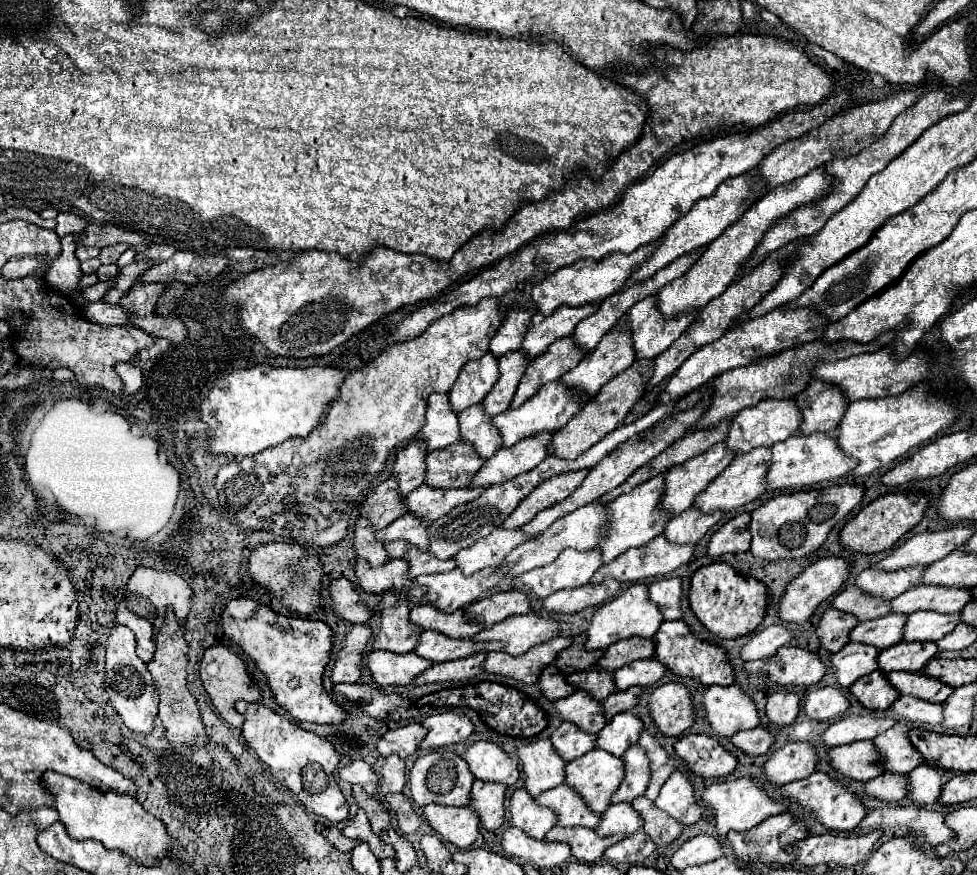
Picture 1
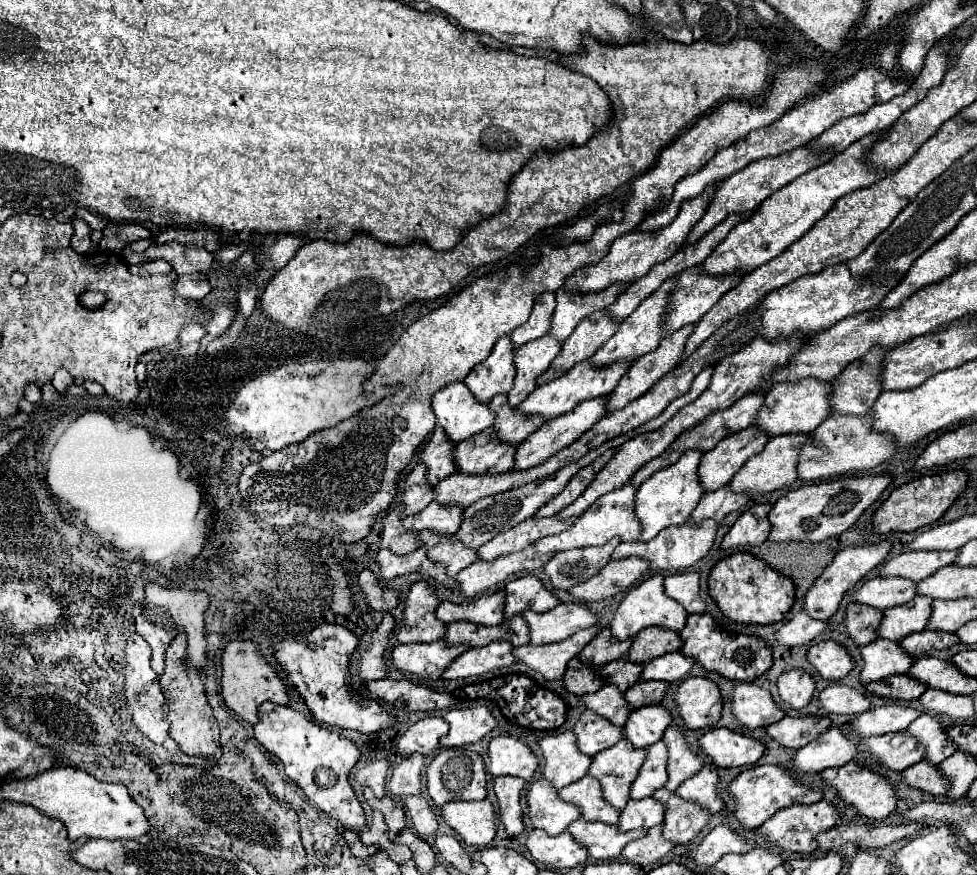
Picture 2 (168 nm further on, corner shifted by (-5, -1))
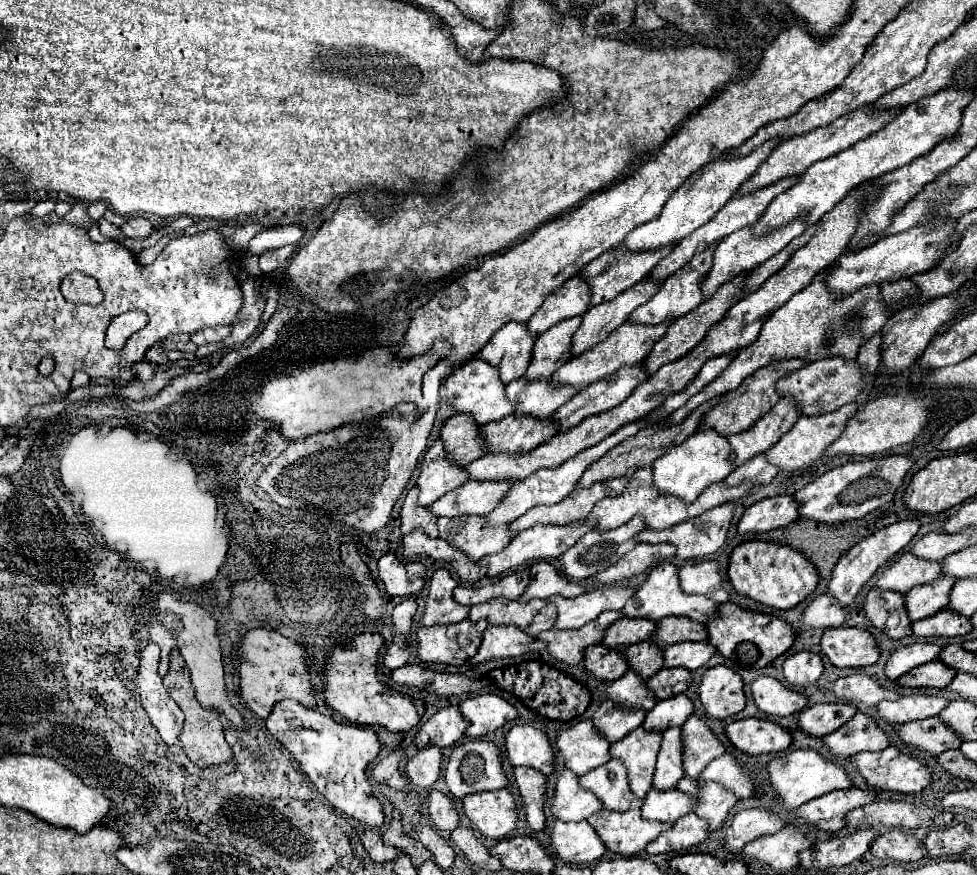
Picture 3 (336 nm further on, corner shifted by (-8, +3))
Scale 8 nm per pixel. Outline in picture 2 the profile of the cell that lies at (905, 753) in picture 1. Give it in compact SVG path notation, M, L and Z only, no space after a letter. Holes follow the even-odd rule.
M922 715L916 721L912 721L906 733L910 733L910 737L914 737L924 747L924 759L930 761L930 765L940 765L946 757L950 757L956 751L956 747L946 739L942 723L932 715Z

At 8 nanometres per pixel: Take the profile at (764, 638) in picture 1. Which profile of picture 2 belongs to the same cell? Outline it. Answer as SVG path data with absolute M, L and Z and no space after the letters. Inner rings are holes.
M800 611L798 615L794 615L782 629L778 629L774 633L776 641L786 645L786 647L794 647L794 645L808 645L814 637L818 637L822 631L826 629L824 621L816 621L812 617L808 617L804 611Z

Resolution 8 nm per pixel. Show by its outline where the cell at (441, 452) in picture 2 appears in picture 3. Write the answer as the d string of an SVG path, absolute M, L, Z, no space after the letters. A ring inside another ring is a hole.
M465 413L453 415L445 421L441 439L453 461L467 465L469 461L485 455L485 445L481 445L481 437L477 437L477 433L481 433L481 427L473 425L473 417L465 417Z

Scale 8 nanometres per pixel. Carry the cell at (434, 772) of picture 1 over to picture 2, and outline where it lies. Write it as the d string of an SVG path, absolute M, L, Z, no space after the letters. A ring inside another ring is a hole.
M452 747L440 751L426 769L428 795L434 805L444 805L448 801L480 801L486 797L486 771L484 761L478 753L466 751L462 747Z

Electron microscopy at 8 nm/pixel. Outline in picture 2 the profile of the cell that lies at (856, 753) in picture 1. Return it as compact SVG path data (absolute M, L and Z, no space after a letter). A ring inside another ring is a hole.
M904 731L868 737L864 739L864 747L884 769L892 771L904 771L906 767L924 759L922 747Z

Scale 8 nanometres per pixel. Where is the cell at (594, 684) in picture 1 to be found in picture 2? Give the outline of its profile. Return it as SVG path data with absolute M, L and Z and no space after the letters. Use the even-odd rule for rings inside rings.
M618 659L618 661L612 661L604 667L600 667L596 673L604 679L604 683L616 685L624 693L626 689L630 689L638 681L638 677L642 673L642 665L630 663L626 659Z

